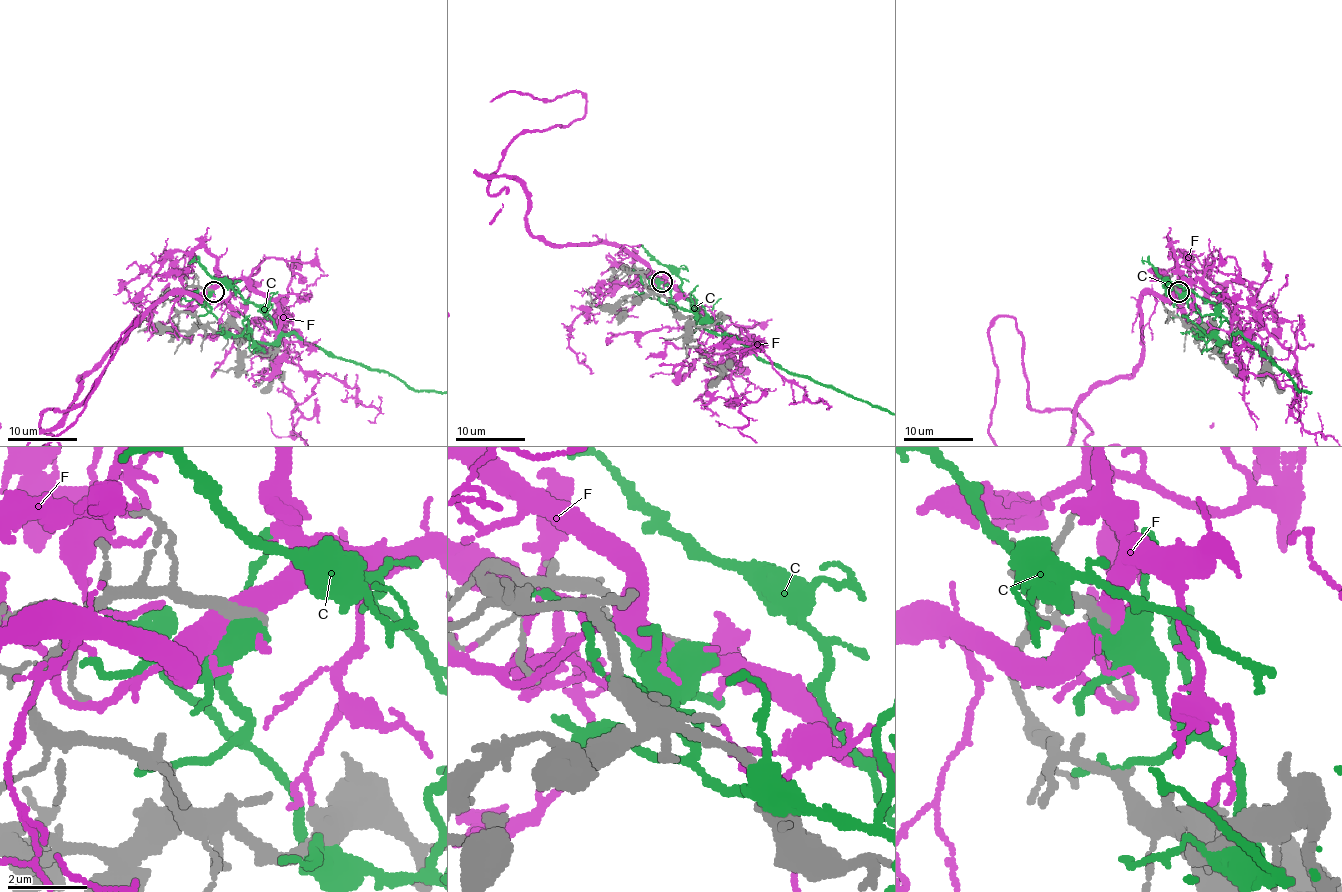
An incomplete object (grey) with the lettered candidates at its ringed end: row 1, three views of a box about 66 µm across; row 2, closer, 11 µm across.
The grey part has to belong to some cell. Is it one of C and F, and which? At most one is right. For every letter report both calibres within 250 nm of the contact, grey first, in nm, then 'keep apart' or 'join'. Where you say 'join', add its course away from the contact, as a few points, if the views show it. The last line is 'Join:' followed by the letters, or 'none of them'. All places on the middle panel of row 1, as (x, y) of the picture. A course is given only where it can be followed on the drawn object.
C: 340/650 nm | keep apart
F: 380/440 nm | keep apart
Join: none of them

